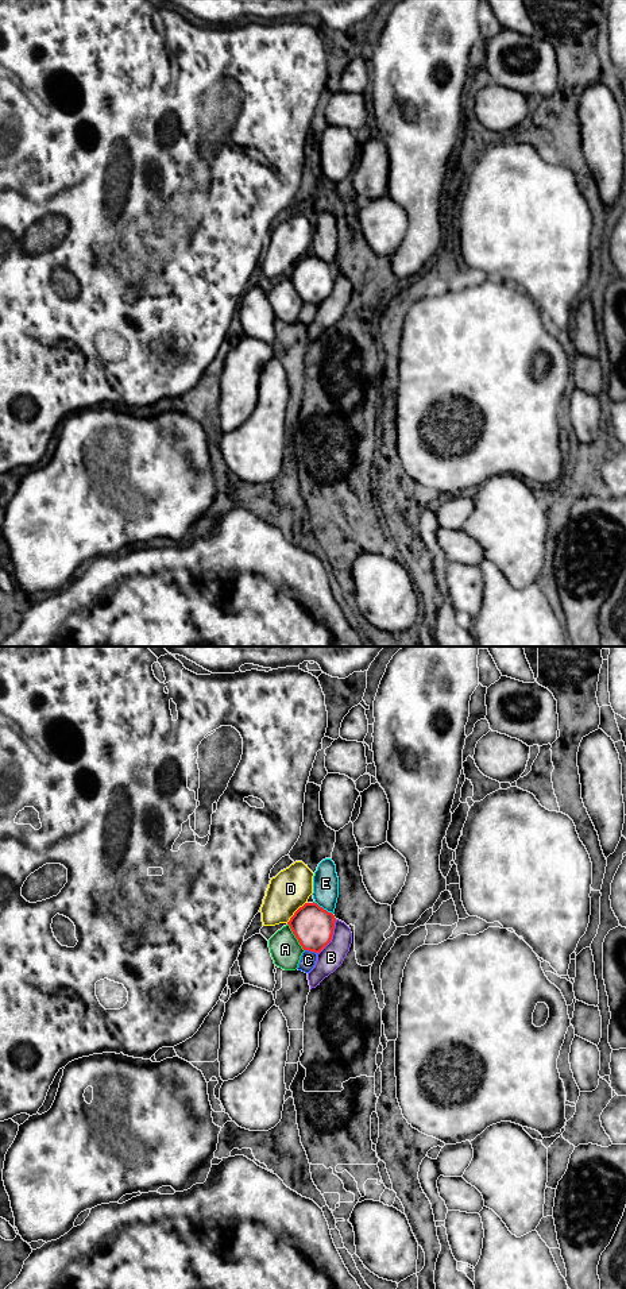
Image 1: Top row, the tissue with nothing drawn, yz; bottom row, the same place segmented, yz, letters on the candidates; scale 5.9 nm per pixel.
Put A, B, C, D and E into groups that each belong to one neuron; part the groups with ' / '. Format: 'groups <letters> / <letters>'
groups A / B / C / D / E

